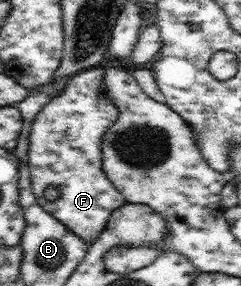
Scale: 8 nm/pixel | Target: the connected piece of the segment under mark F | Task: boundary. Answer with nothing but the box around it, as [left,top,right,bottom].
[27,66,127,245]

